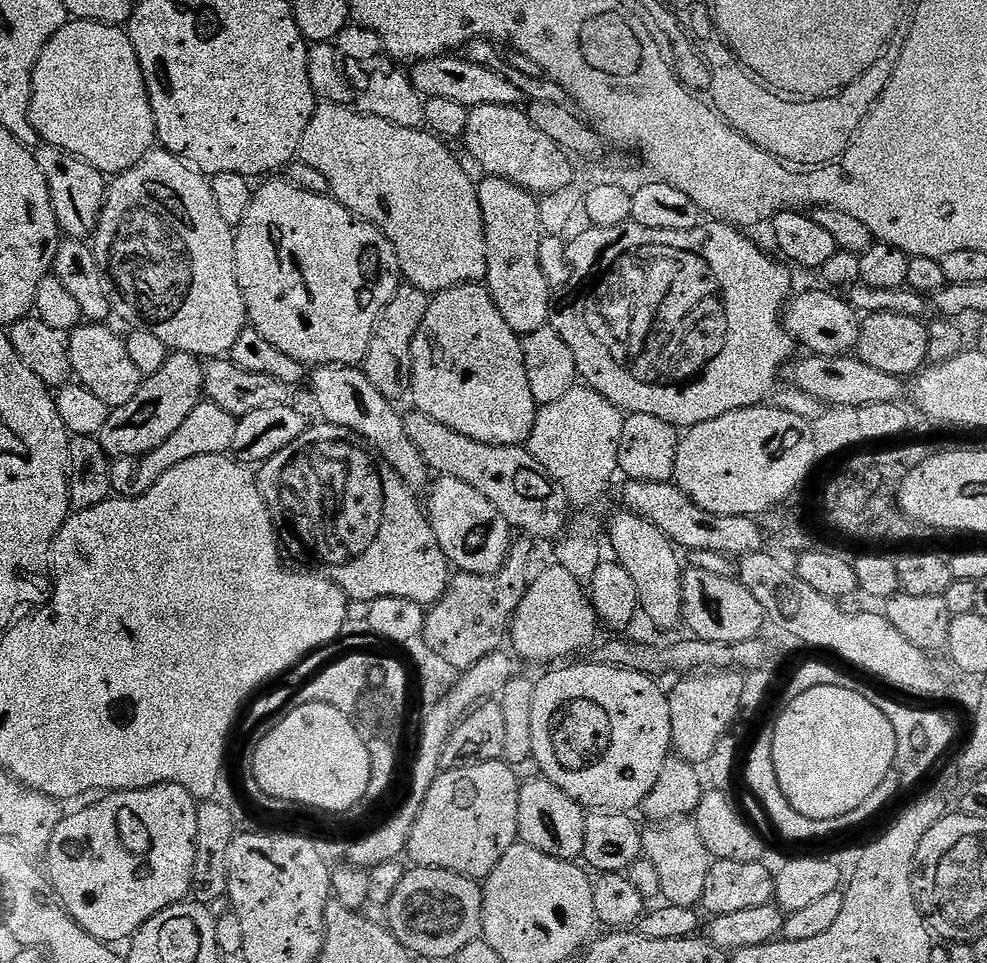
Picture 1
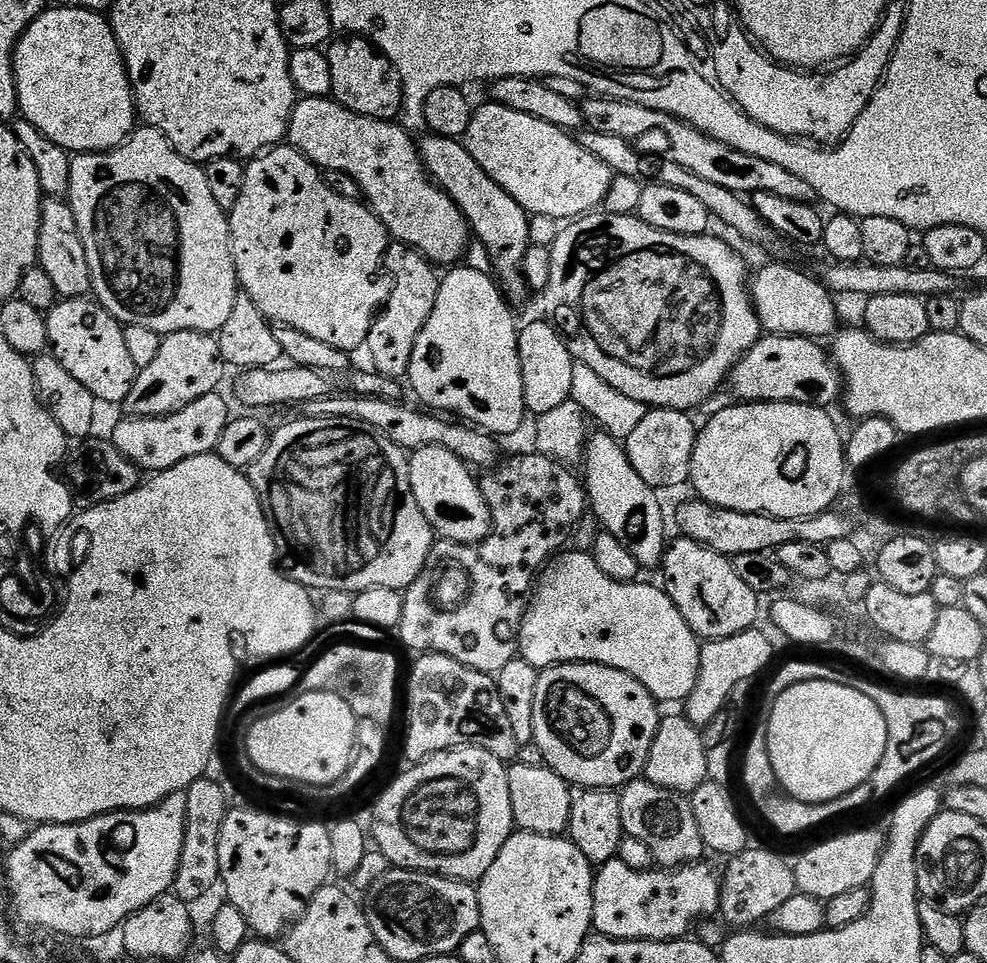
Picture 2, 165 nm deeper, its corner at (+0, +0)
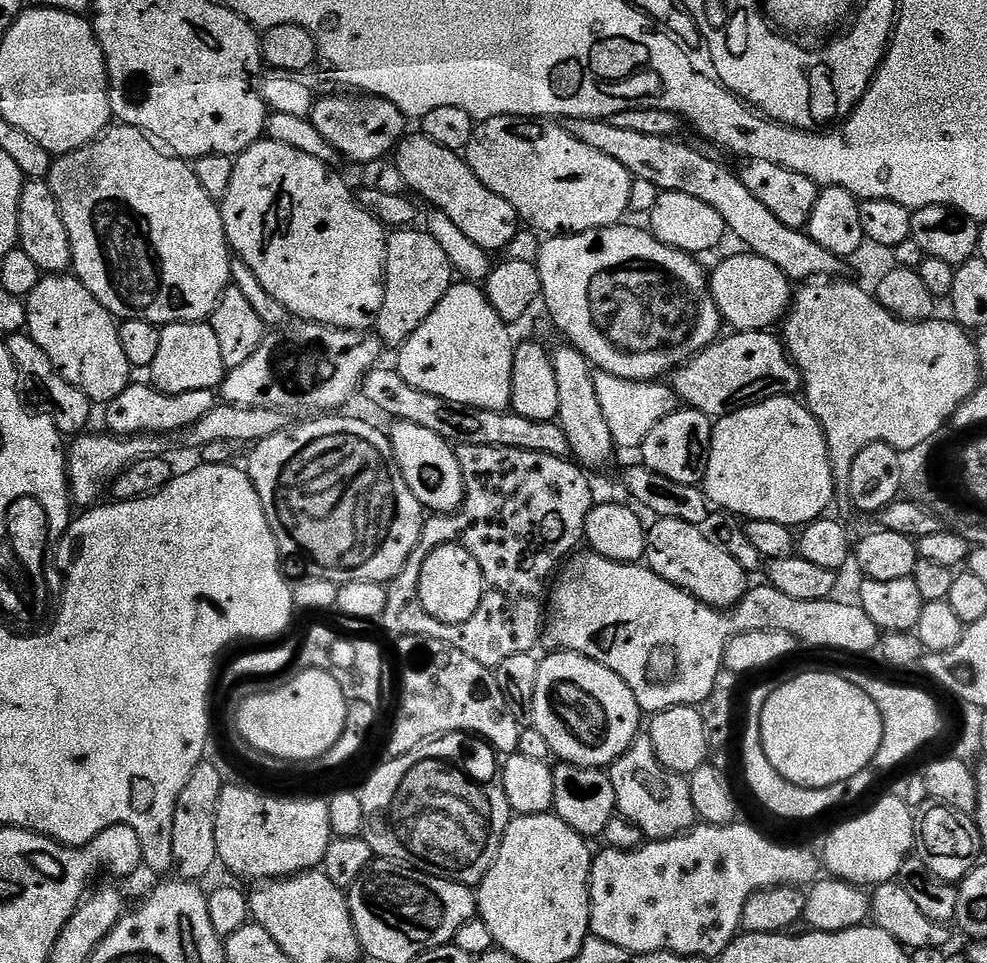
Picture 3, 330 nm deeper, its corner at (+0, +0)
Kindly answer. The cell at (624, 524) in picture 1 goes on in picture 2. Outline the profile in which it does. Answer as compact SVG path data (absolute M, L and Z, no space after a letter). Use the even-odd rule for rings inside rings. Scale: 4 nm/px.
M605 430L593 431L589 435L584 445L584 455L582 457L582 465L584 464L584 472L582 471L582 483L586 493L586 502L590 507L590 512L596 515L596 520L601 525L603 531L609 532L614 538L618 538L618 542L622 542L622 546L626 546L626 550L630 550L630 554L634 554L634 558L640 563L641 569L648 570L661 563L664 558L664 549L666 547L666 539L664 540L664 508L660 505L661 493L655 488L651 488L646 482L642 482L638 470L634 470L634 466L628 457L628 449L619 439L616 439Z

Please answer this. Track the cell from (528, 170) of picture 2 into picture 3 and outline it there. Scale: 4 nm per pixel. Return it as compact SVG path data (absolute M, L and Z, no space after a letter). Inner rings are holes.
M495 116L489 120L479 121L473 127L472 137L466 149L466 159L470 170L474 170L474 174L478 174L478 182L482 182L482 186L494 190L494 194L498 194L498 198L506 198L506 202L510 202L510 206L514 206L514 210L527 227L529 224L536 232L548 232L544 234L549 237L589 232L599 228L613 228L625 219L624 215L629 215L630 186L634 177L626 170L626 166L622 166L622 162L614 162L614 158L606 158L606 154L594 150L594 146L586 146L586 142L578 142L578 138L574 138L574 134L570 134L567 127L555 119L529 118L527 116Z

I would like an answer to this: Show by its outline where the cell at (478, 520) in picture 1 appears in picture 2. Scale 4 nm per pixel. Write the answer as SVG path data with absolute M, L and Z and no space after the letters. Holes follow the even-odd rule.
M430 446L411 453L408 462L410 486L437 537L453 540L456 544L479 544L491 532L492 515L479 479L475 475L472 477L472 472L469 465L445 448Z

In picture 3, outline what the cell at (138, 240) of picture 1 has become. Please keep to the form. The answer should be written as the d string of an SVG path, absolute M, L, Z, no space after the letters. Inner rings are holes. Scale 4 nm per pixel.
M123 122L113 123L104 129L96 139L72 152L57 155L52 162L52 168L48 171L47 182L52 187L54 198L58 202L58 210L62 214L62 222L66 226L66 234L70 238L70 250L72 251L72 267L77 280L94 294L94 298L117 321L141 320L147 324L163 326L165 324L198 324L207 321L213 310L218 306L222 294L230 286L232 279L233 253L228 247L226 230L222 222L220 204L202 190L198 178L194 174L192 164L182 160L178 156L169 154L163 147L154 143L143 128L136 128L133 124Z

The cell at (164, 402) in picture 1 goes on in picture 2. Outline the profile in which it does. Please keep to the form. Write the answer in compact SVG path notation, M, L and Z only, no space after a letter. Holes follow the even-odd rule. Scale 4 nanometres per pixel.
M169 332L161 339L154 362L137 371L134 386L124 399L123 411L126 410L128 416L169 416L182 410L182 406L190 406L190 402L217 391L224 372L226 365L220 358L215 335L206 332Z

